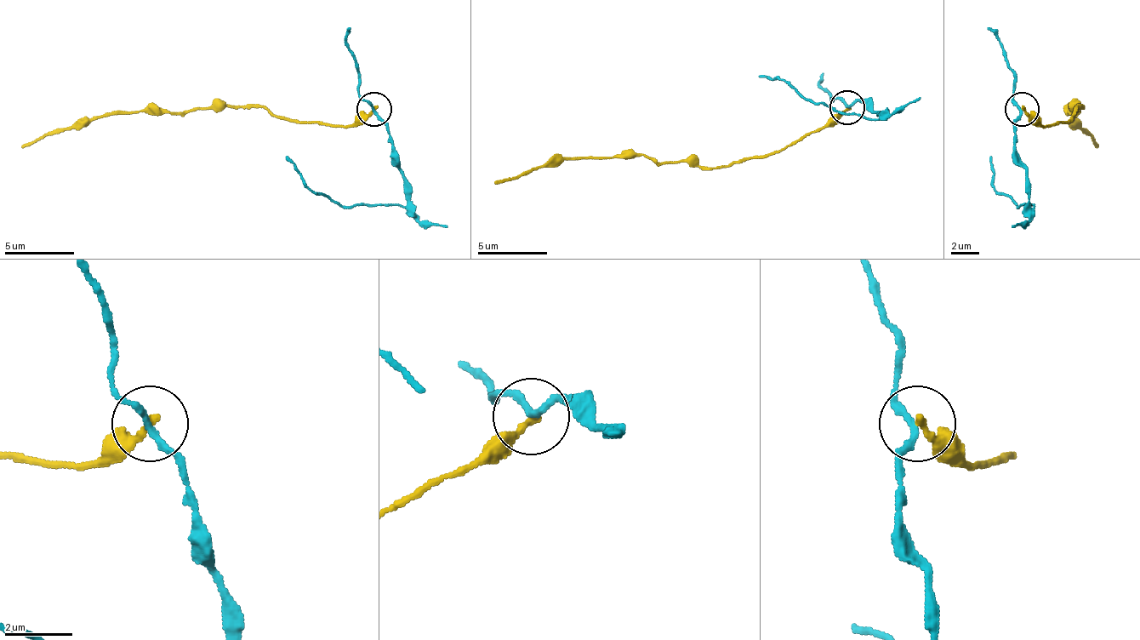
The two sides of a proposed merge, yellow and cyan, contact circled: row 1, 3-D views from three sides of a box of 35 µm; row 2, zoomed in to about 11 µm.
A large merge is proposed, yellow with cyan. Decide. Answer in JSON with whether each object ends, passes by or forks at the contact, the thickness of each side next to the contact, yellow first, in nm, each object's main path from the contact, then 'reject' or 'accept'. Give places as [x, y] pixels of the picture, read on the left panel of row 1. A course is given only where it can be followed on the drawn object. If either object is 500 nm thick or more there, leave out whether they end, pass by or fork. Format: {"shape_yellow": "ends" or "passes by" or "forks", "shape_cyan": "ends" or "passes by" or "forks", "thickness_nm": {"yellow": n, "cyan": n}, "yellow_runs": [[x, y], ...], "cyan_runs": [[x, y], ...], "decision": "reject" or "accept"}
{"shape_yellow": "ends", "shape_cyan": "passes by", "thickness_nm": {"yellow": 240, "cyan": 190}, "yellow_runs": [[375, 108], [340, 125], [299, 122], [253, 108], [105, 111], [76, 118], [21, 146]], "cyan_runs": [[375, 108], [389, 133], [392, 160], [402, 170], [402, 205], [330, 202], [309, 188], [285, 157]], "decision": "reject"}

